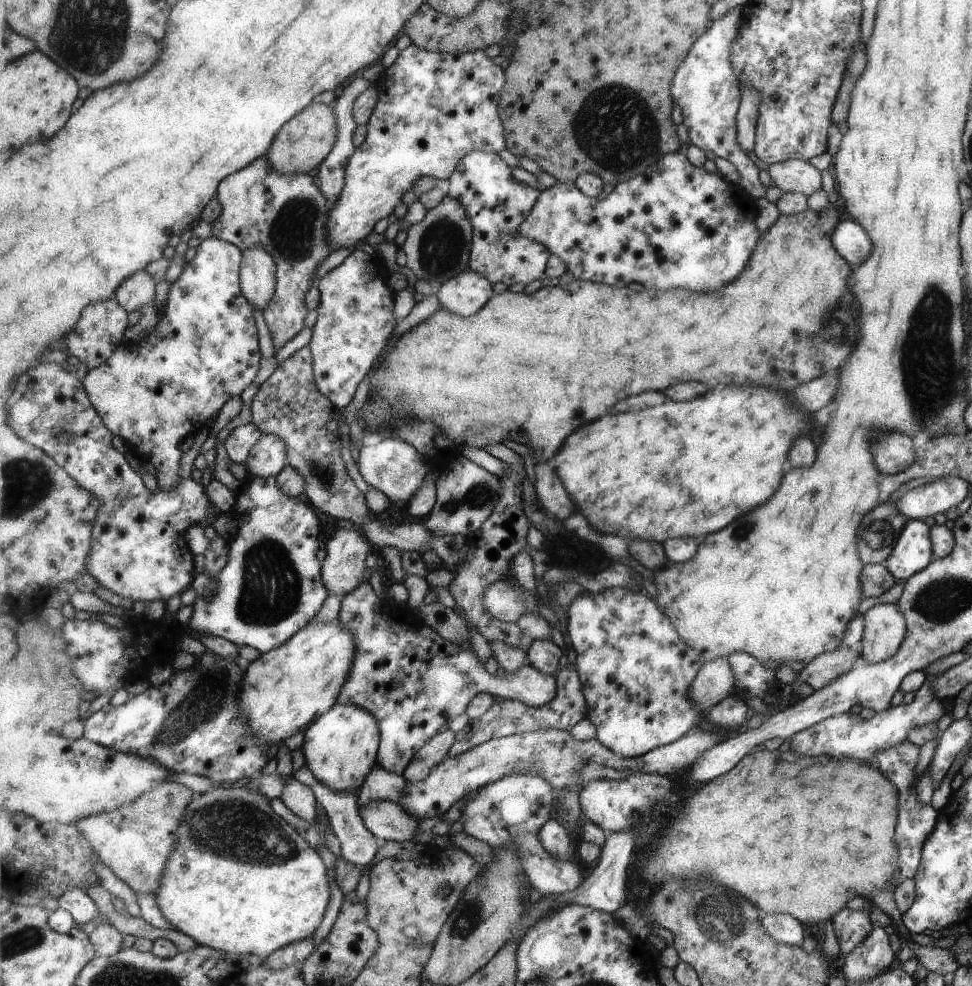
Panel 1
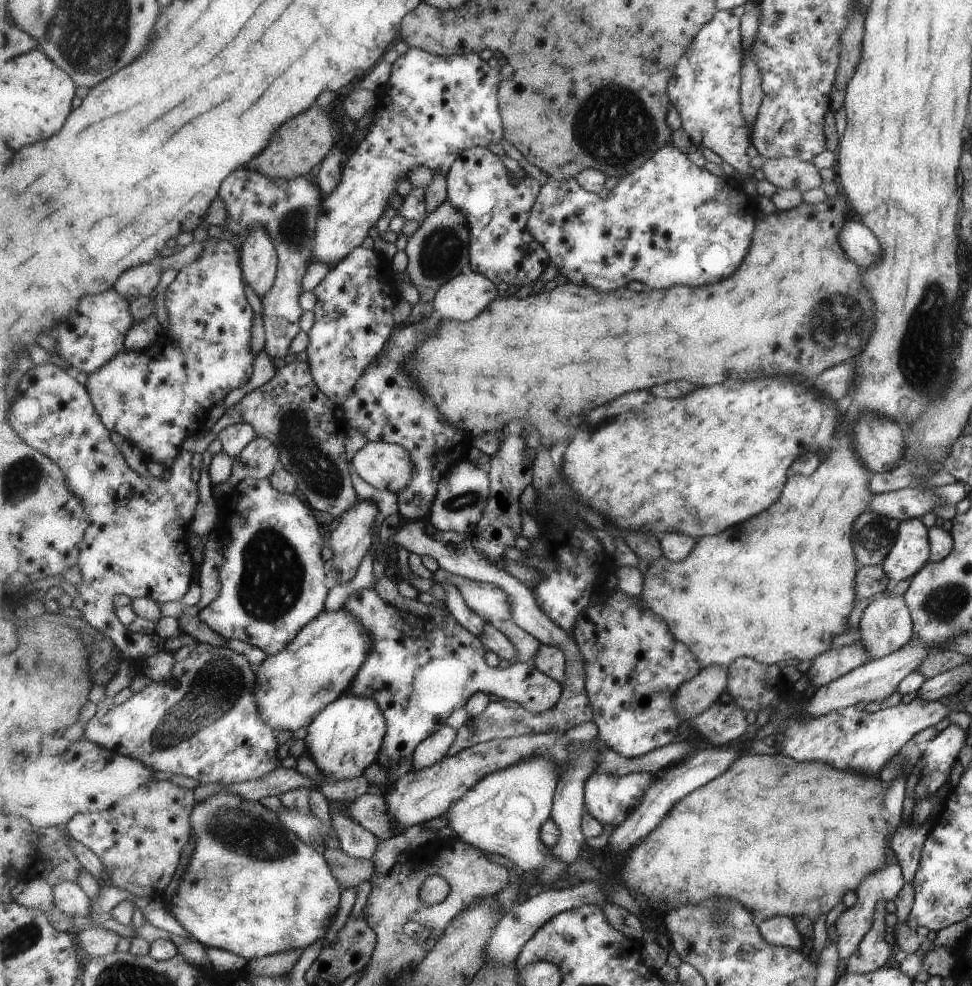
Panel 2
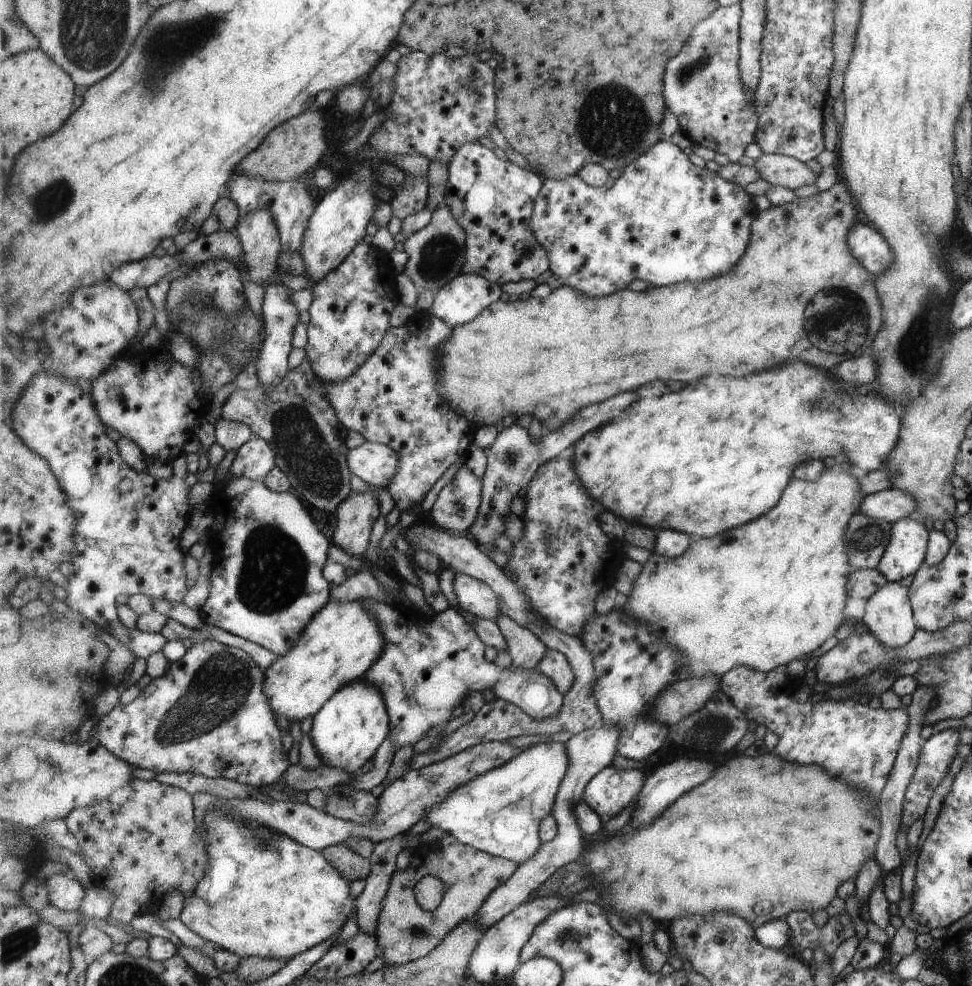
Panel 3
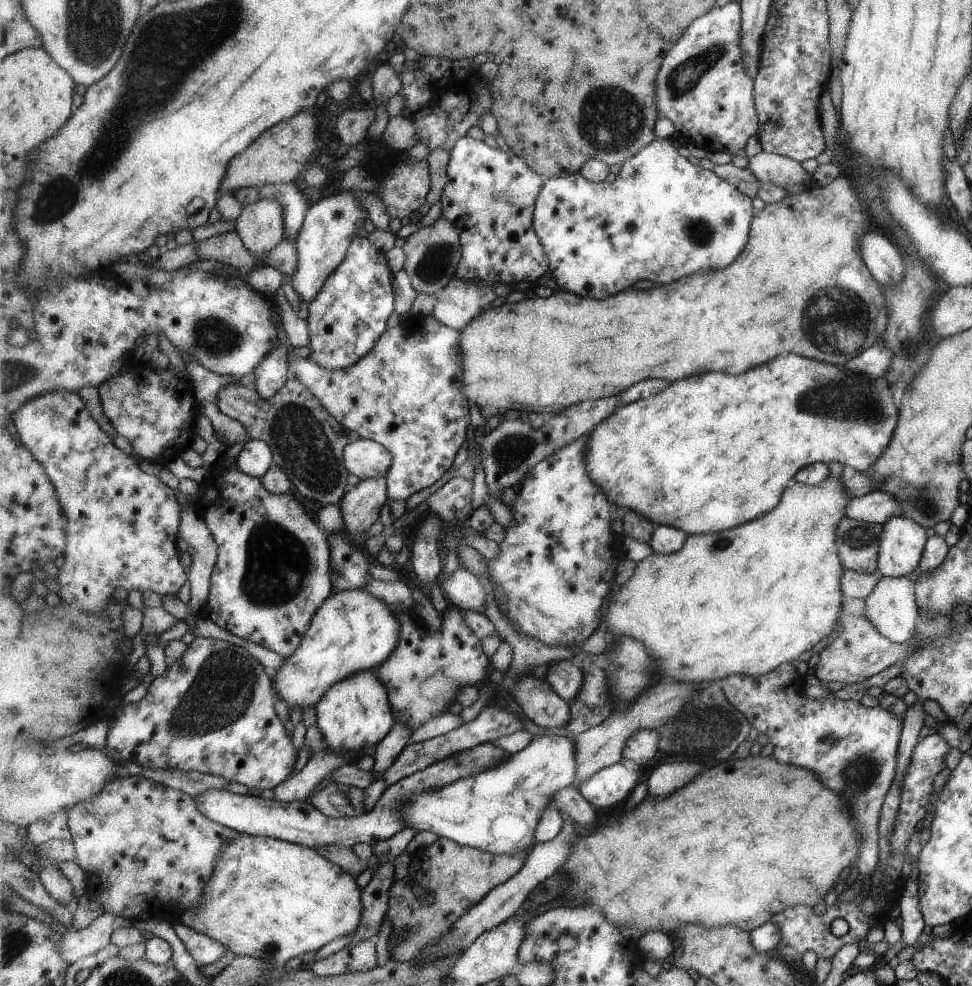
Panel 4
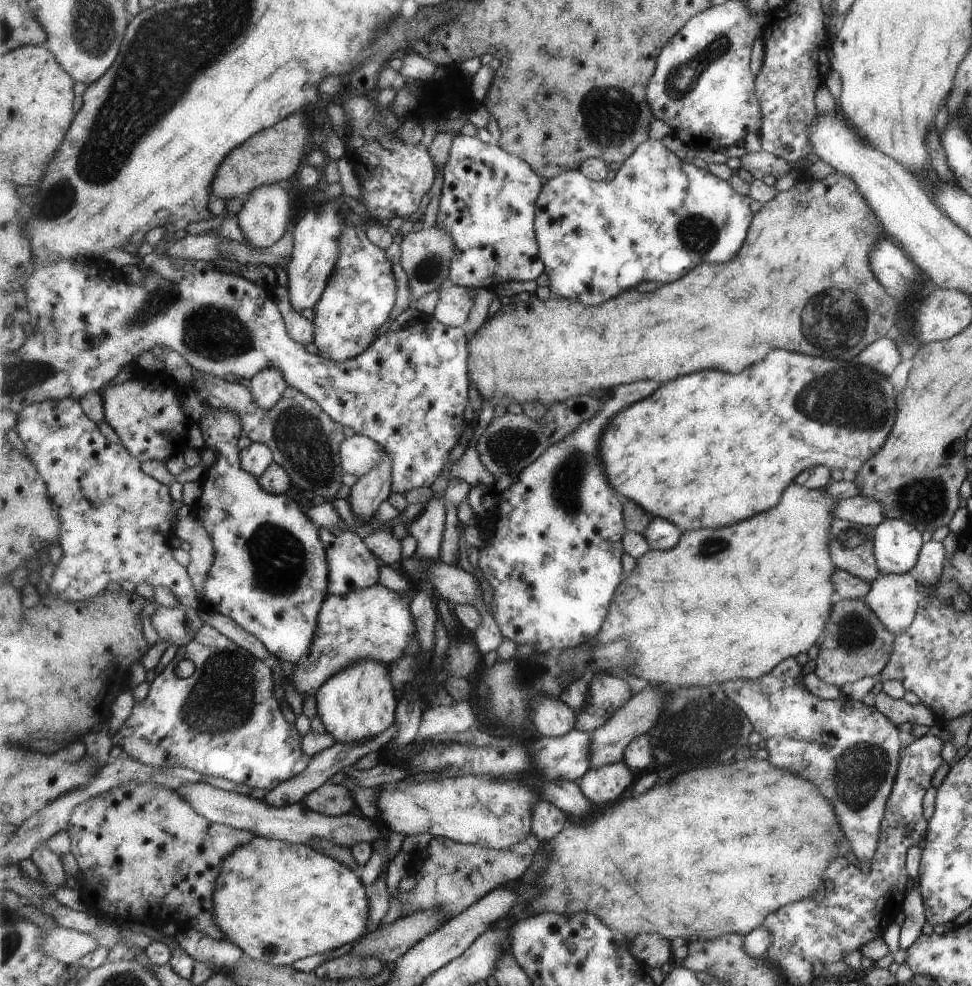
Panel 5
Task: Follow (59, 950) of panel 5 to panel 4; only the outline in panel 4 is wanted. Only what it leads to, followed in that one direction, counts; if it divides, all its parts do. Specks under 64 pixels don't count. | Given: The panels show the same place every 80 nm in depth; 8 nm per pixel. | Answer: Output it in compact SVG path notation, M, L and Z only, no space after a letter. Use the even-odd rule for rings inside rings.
M106 912L80 931L63 929L63 936L58 944L58 949L70 964L77 962L79 958L85 958L89 954L99 952L112 942L112 934L121 927L130 927L135 923L134 919L115 916L113 913Z

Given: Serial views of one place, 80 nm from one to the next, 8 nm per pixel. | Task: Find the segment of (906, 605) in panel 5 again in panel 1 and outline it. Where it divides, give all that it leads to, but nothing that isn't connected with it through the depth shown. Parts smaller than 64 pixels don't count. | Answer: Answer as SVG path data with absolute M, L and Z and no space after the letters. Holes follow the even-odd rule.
M876 604L863 614L863 635L858 645L861 663L876 664L900 649L905 620L897 604Z

